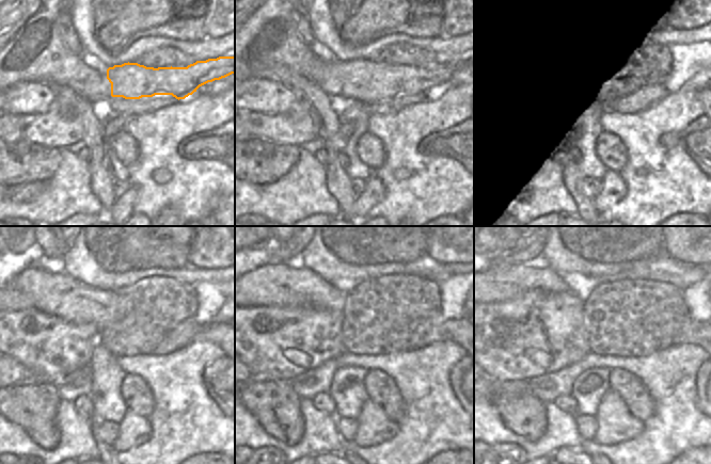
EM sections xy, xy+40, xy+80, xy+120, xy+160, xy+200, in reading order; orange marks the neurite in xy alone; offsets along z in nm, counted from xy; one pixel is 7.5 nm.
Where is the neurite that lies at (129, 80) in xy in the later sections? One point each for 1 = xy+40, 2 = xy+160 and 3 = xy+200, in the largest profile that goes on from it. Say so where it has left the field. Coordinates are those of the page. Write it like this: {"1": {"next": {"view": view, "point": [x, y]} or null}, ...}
{"1": {"next": {"view": "xy+40", "point": [360, 80]}}, "2": {"next": {"view": "xy+160", "point": [281, 285]}}, "3": {"next": {"view": "xy+200", "point": [503, 283]}}}

